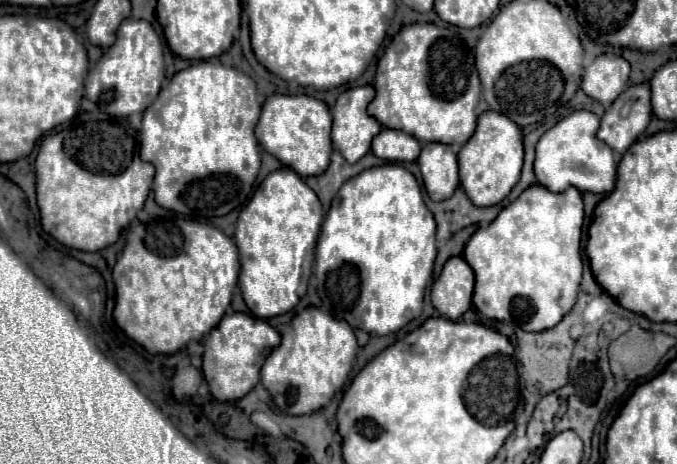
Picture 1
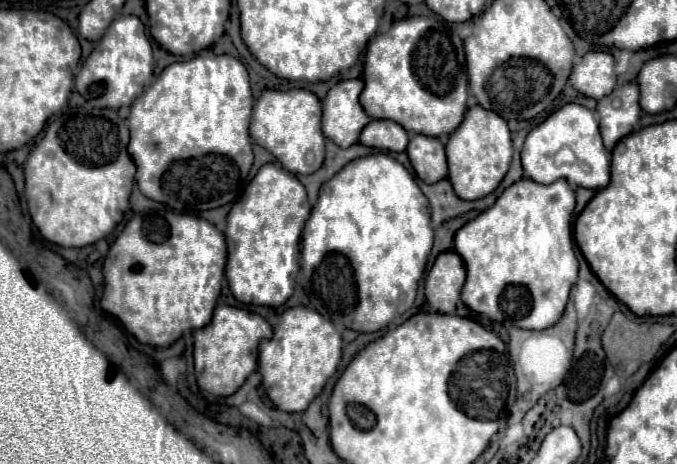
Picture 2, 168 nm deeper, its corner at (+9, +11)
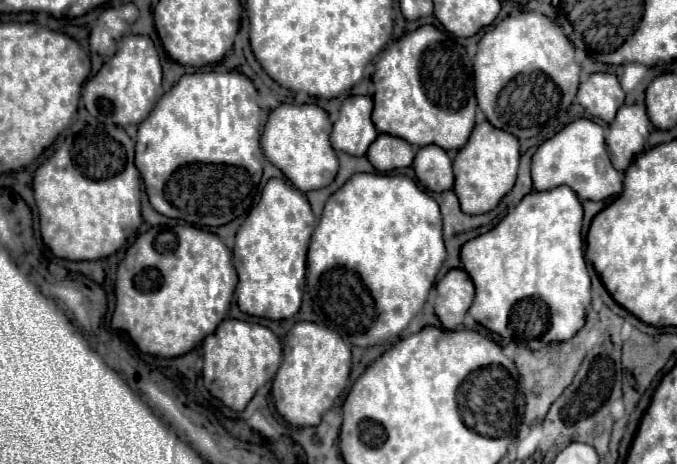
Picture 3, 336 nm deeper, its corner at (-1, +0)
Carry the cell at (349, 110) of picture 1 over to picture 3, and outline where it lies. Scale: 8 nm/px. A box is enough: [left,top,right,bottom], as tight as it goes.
[330,97,378,155]

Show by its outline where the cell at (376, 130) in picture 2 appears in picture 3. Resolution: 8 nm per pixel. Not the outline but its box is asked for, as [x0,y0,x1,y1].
[366,135,414,171]

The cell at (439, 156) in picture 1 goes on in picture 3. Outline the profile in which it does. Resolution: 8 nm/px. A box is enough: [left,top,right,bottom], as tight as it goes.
[414,147,454,193]

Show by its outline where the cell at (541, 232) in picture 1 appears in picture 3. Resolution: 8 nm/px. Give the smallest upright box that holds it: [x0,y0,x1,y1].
[462,185,590,349]

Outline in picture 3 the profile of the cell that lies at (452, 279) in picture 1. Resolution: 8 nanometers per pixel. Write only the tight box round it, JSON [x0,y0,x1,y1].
[436,269,474,329]

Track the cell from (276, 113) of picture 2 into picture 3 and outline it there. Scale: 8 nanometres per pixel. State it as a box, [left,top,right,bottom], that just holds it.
[262,105,338,193]

